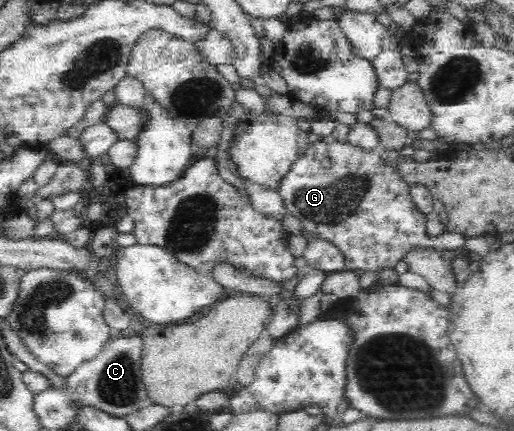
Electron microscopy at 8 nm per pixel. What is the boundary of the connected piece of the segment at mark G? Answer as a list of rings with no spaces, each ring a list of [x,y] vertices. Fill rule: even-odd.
[[[327,139],[310,143],[308,148],[306,148],[306,152],[304,152],[304,154],[302,154],[302,156],[300,156],[294,164],[292,164],[288,174],[282,178],[278,193],[280,193],[280,197],[284,199],[284,205],[286,205],[286,209],[288,209],[289,214],[300,220],[303,228],[302,232],[308,232],[311,236],[326,239],[338,246],[338,249],[342,251],[345,258],[345,271],[360,269],[365,272],[371,271],[375,273],[377,271],[392,268],[396,266],[398,262],[403,262],[405,260],[404,256],[408,256],[408,254],[410,254],[410,250],[416,250],[416,248],[421,248],[421,250],[433,248],[439,253],[442,251],[447,251],[457,254],[463,252],[464,244],[466,244],[466,240],[468,240],[468,236],[460,232],[447,232],[438,236],[428,235],[428,233],[426,233],[427,215],[424,214],[424,212],[420,212],[420,210],[416,207],[416,204],[412,201],[412,196],[410,195],[410,185],[402,179],[400,175],[398,175],[396,168],[386,165],[385,160],[381,157],[381,152],[367,151],[366,149],[351,145],[349,142],[341,143]]]

